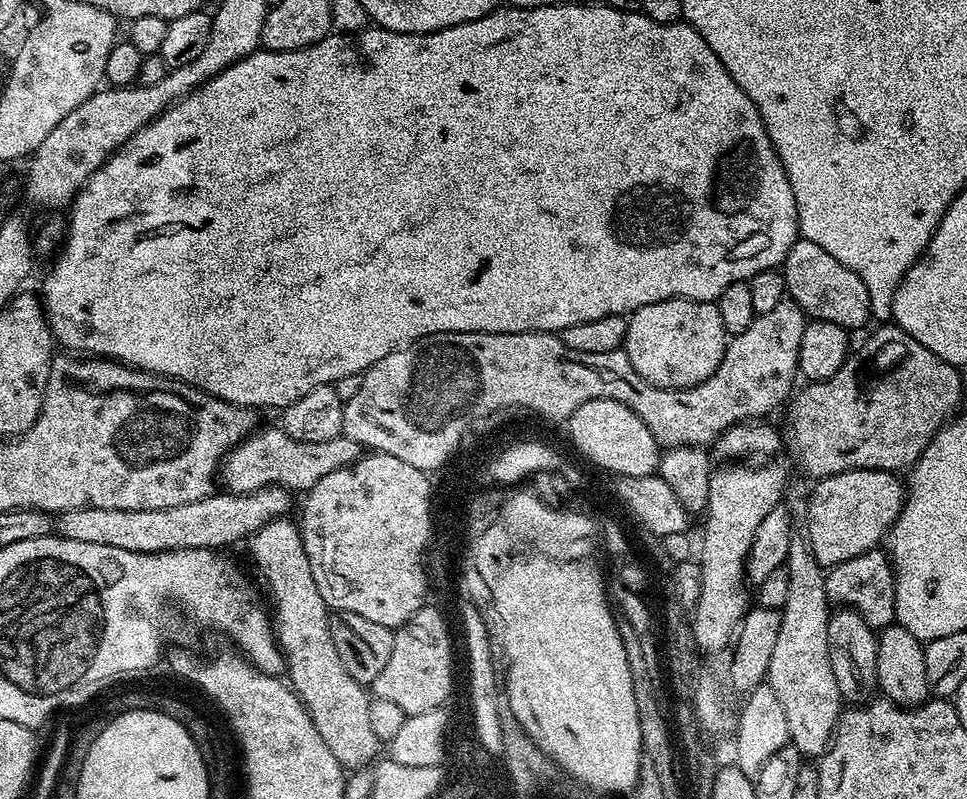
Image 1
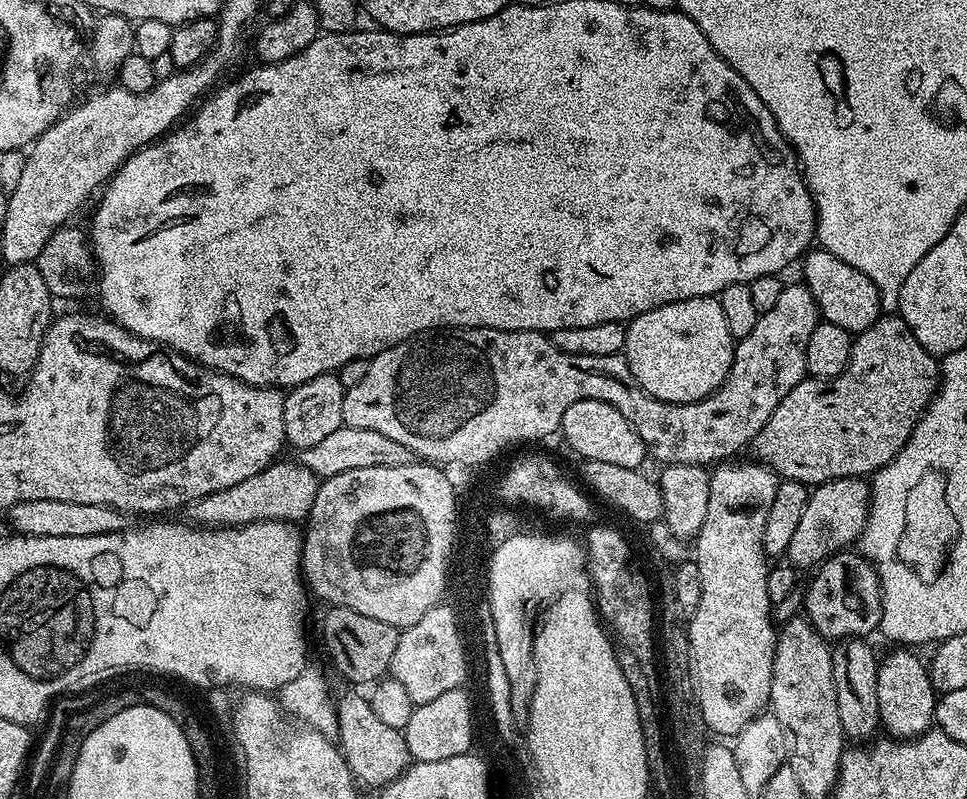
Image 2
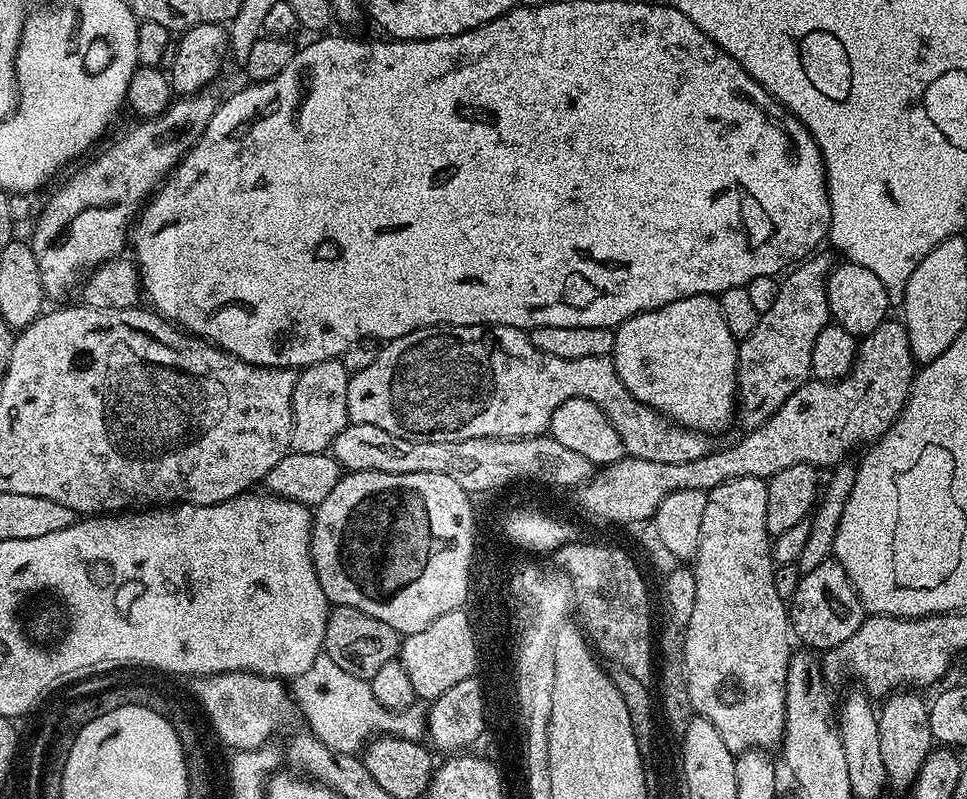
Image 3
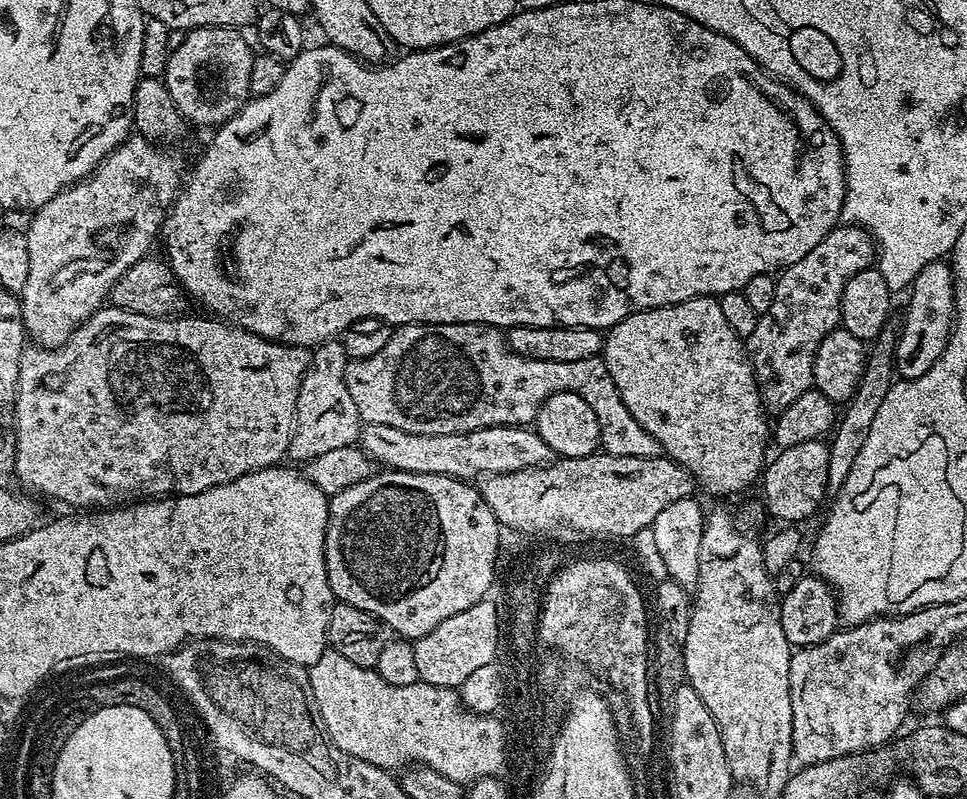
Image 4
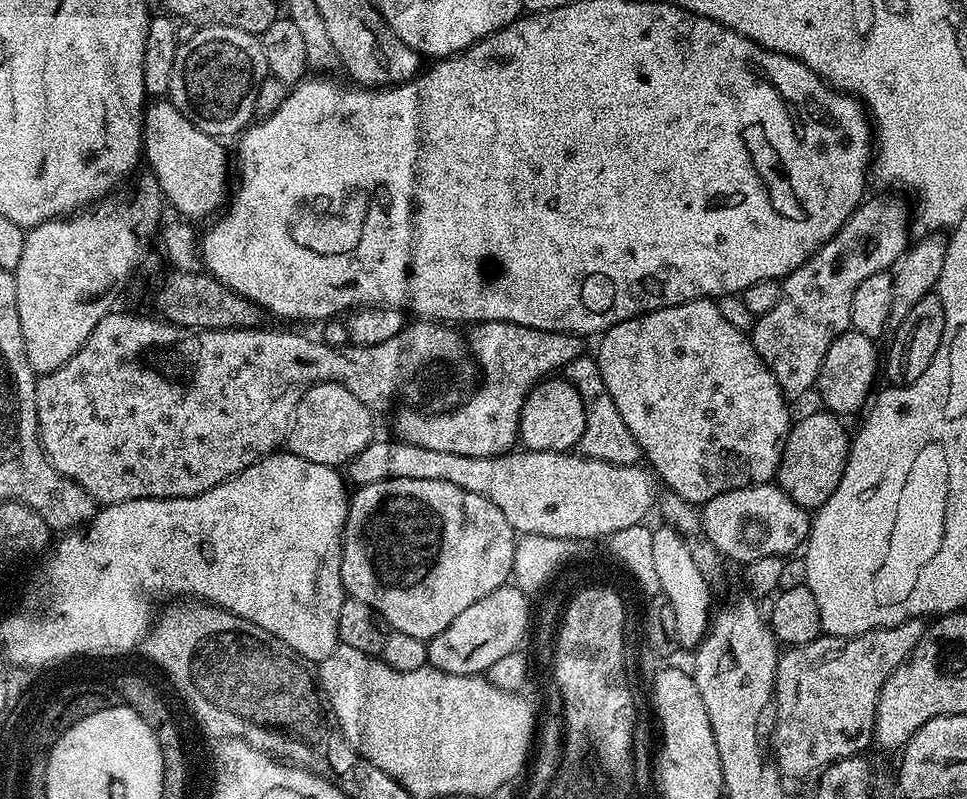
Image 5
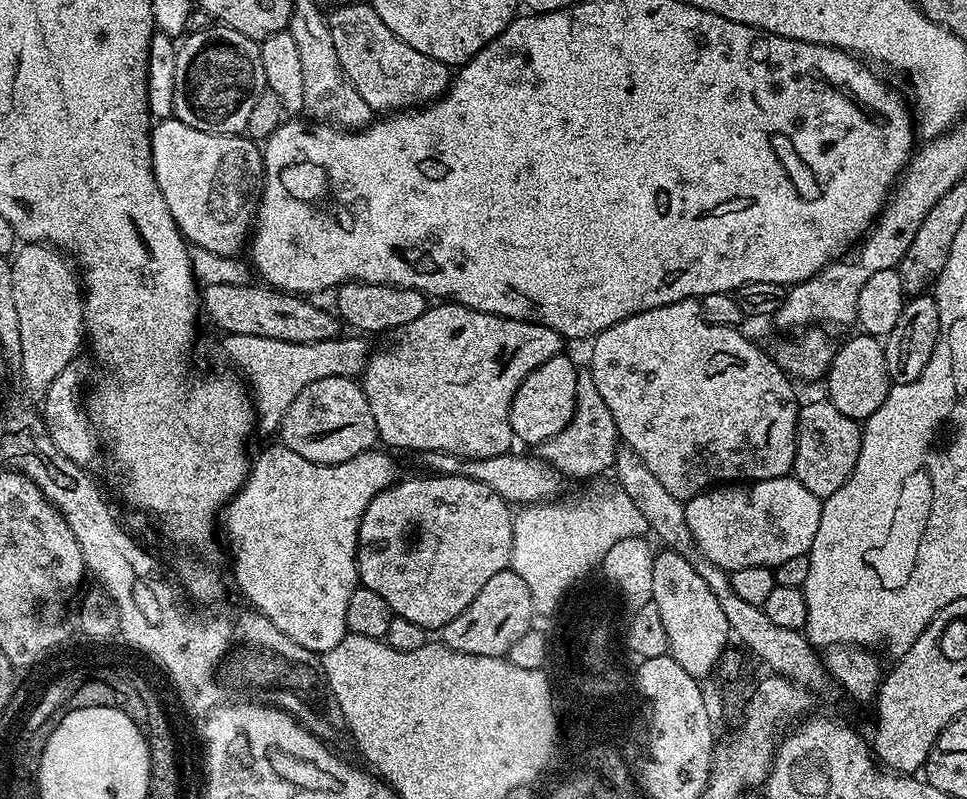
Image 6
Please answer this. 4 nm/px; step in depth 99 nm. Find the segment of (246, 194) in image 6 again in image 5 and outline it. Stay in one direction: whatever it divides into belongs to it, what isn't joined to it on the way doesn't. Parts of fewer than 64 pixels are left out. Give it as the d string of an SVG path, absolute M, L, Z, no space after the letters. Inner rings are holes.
M160 98L145 107L143 159L152 167L149 168L151 175L156 177L158 186L164 191L165 201L171 207L173 204L176 207L173 209L189 221L197 222L207 212L215 213L229 195L230 152L220 144L223 143L217 137L191 124L172 105L171 99Z

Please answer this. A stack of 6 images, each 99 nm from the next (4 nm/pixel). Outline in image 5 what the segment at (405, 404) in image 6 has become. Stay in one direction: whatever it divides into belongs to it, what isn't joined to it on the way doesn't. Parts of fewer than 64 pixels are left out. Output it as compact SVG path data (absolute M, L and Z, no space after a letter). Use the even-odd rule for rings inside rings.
M501 320L473 323L467 329L466 343L482 377L478 387L451 412L417 414L404 410L408 412L398 413L392 424L395 439L414 446L426 446L426 450L442 450L446 454L503 456L517 447L520 411L529 390L586 352L585 341L574 332L534 330L530 326Z

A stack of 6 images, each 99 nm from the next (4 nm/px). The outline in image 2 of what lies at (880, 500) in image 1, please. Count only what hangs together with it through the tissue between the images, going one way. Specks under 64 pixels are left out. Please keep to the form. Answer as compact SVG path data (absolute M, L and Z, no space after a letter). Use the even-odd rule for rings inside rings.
M847 476L841 480L827 480L809 491L806 510L798 522L786 553L787 563L797 570L812 570L821 560L827 560L834 552L855 545L868 517L870 484L867 479Z

